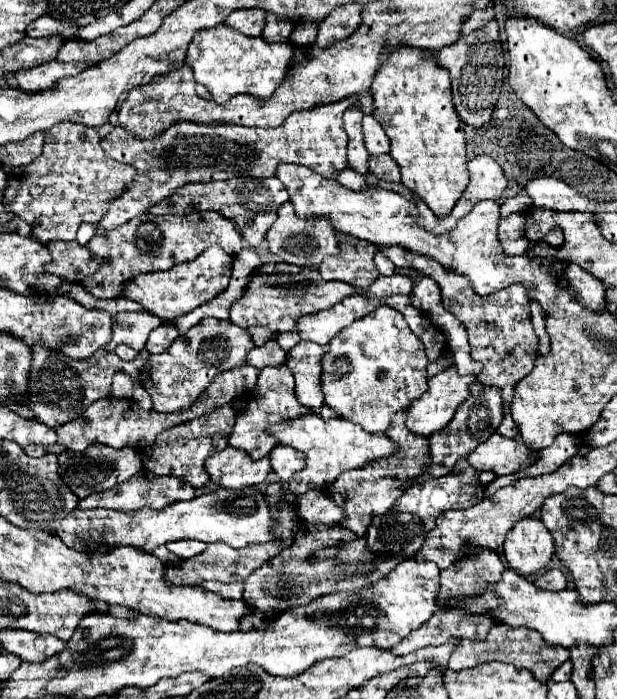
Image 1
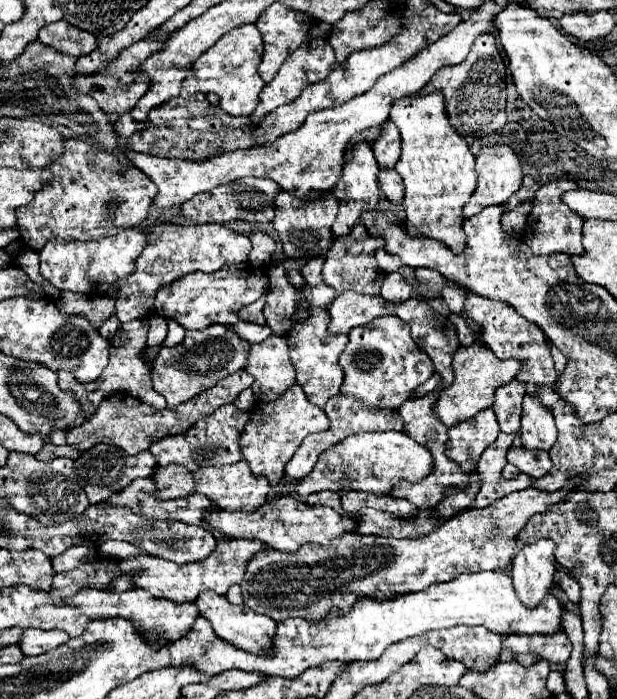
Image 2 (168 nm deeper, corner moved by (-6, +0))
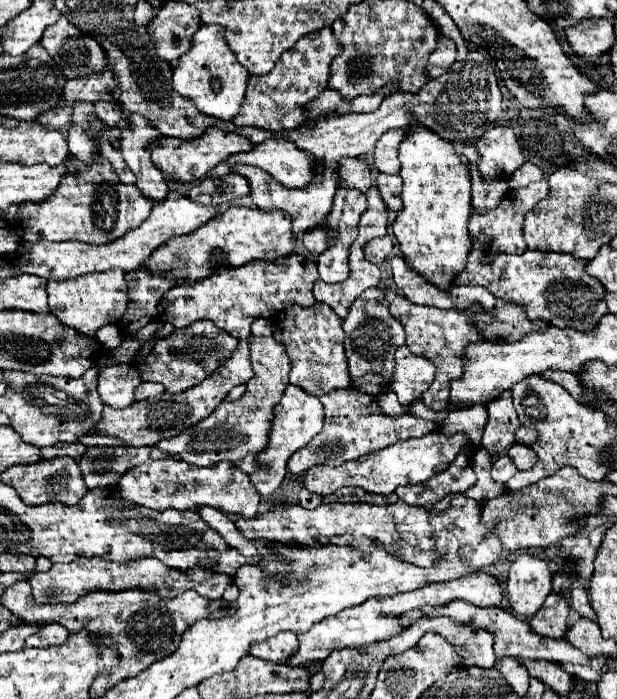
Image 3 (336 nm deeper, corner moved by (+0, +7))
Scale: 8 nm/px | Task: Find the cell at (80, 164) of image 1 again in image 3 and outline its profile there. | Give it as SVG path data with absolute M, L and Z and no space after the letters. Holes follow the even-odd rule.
M68 155L68 159L74 159L74 167L78 167L78 175L64 175L60 179L60 185L54 191L54 195L50 195L50 199L36 203L36 205L34 203L22 203L22 207L18 207L18 213L12 219L12 229L16 231L16 235L22 241L46 239L46 241L82 241L82 243L90 243L90 245L110 243L110 241L122 237L126 231L138 227L150 215L154 201L144 197L136 185L122 183L108 159L104 159L104 165L100 165L102 157L98 157L98 155L94 155L92 165L82 163L74 155Z

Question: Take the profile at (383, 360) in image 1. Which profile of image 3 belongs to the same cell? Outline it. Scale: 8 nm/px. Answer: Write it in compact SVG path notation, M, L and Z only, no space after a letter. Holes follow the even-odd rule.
M366 289L350 307L348 317L342 321L342 327L346 331L344 337L344 349L348 357L348 369L350 369L350 379L362 379L362 375L374 373L382 375L386 379L386 385L390 383L390 375L394 375L394 353L398 347L404 345L404 327L398 323L396 317L388 313L386 303L380 303L384 297L382 291Z

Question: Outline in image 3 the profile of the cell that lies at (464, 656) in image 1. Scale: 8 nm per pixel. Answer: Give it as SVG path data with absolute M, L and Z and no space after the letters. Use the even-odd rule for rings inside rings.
M550 595L536 615L530 617L530 627L534 633L542 637L562 639L566 633L566 617L568 617L568 601L558 595Z

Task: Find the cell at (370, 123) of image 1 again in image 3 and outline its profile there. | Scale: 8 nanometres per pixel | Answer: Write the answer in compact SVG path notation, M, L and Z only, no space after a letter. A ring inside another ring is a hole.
M390 129L378 139L374 151L374 165L378 171L390 175L396 175L400 171L398 145L402 139L404 139L404 129Z

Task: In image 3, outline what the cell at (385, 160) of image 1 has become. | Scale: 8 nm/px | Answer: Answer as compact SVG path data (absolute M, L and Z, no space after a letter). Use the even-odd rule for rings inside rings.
M378 173L378 191L380 191L380 195L382 195L382 201L384 201L392 211L398 211L398 209L402 207L400 189L402 189L402 177L400 177L400 175Z

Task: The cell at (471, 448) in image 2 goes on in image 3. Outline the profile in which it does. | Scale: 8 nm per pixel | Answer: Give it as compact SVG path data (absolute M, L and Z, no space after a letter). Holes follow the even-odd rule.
M472 405L466 409L456 409L446 415L442 421L442 433L446 435L456 435L462 433L468 437L472 445L480 445L482 441L482 431L486 427L486 407L484 405Z

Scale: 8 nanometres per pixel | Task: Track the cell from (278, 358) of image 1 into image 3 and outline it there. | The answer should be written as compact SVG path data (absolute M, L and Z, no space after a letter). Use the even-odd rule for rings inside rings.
M248 337L254 377L246 383L246 393L238 401L222 401L202 423L188 427L182 435L162 439L156 443L160 451L178 455L182 461L196 467L210 467L220 461L230 461L252 473L256 469L256 455L268 445L268 431L274 405L280 403L282 391L288 385L290 359L284 347L274 337Z

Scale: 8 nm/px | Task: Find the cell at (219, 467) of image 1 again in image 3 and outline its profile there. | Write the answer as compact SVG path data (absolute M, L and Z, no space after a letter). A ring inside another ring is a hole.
M172 457L160 461L146 461L130 471L126 471L118 483L120 495L130 503L144 505L150 509L194 509L198 505L210 505L224 513L240 513L246 517L256 517L260 495L250 483L248 475L234 463L216 463L212 467L192 467L184 461Z

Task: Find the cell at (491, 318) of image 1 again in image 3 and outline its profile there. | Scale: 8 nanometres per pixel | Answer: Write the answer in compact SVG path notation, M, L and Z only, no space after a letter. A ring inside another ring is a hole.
M504 391L490 403L486 403L490 419L484 429L482 447L488 449L492 455L498 455L500 451L514 445L514 433L520 427L520 419L516 415L516 409L512 405L510 391Z

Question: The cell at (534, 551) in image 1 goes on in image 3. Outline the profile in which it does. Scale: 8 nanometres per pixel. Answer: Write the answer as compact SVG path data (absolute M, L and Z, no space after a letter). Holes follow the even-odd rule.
M530 551L518 555L510 565L506 591L514 615L532 617L552 591L552 573L546 561Z

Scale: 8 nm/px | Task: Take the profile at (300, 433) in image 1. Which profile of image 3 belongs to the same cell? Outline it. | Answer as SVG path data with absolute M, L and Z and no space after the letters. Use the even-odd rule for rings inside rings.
M428 433L418 439L400 439L394 445L388 445L384 449L372 451L370 455L362 455L362 459L346 461L340 467L328 467L328 465L316 465L314 469L306 471L304 475L304 487L318 495L330 495L346 485L362 487L370 493L392 493L400 485L416 485L424 483L436 473L444 471L448 463L456 457L456 453L466 445L464 435L452 435L446 437L444 433Z

